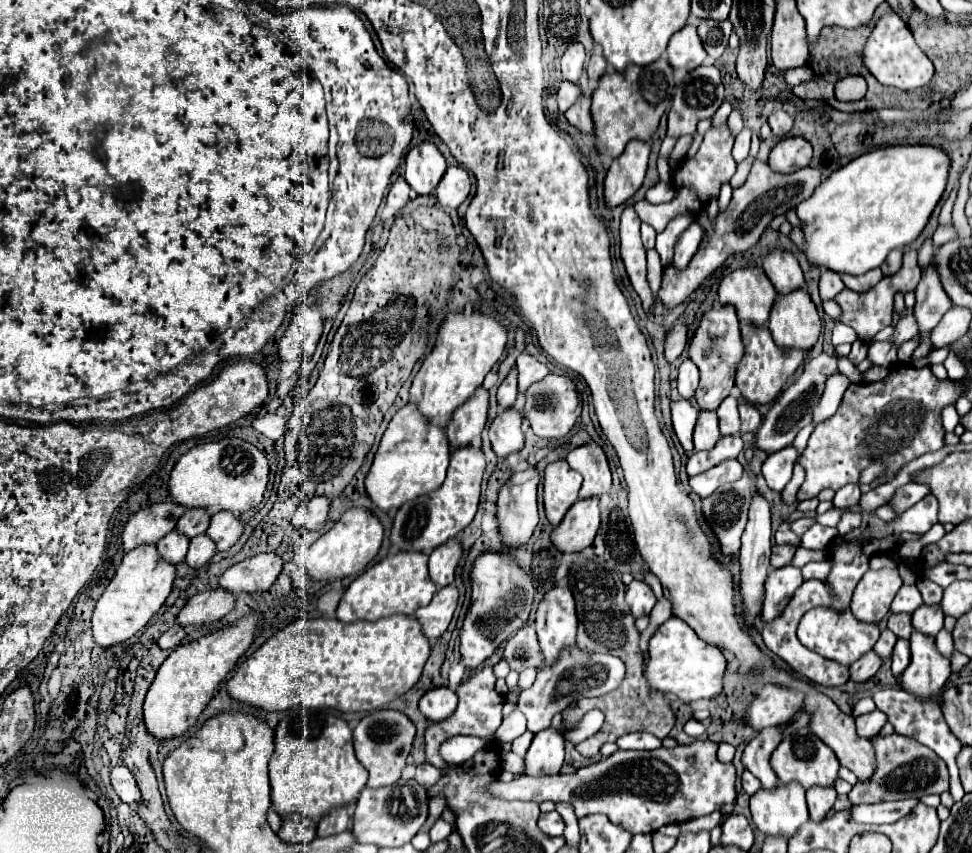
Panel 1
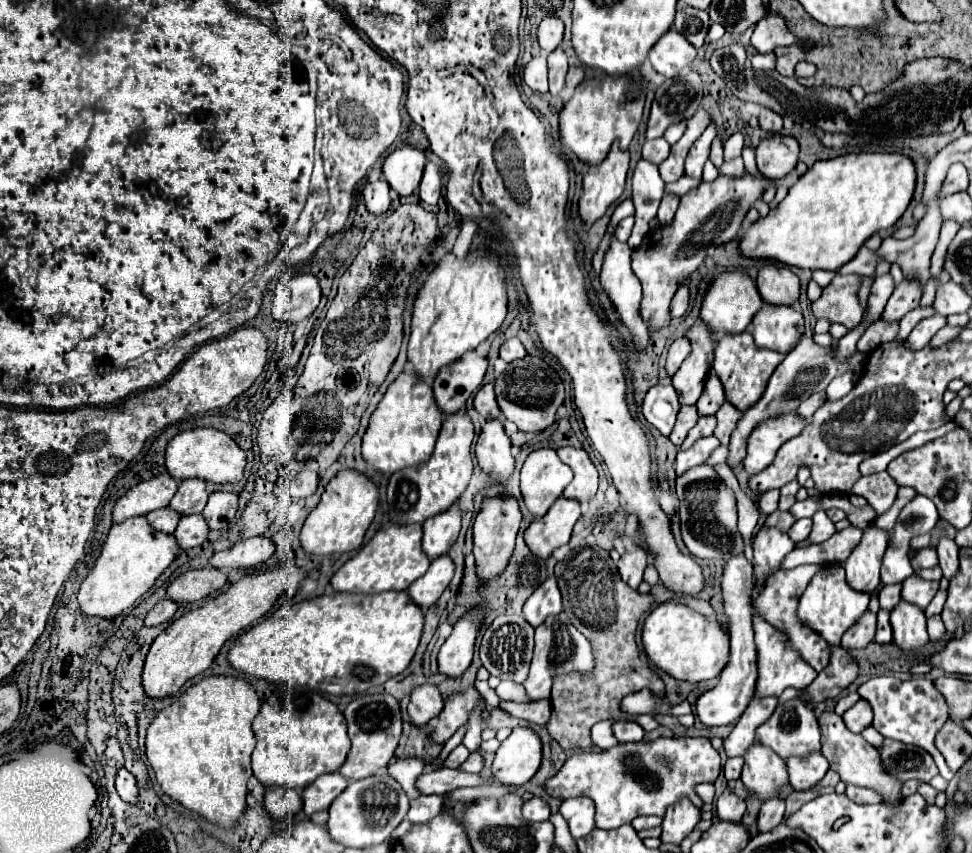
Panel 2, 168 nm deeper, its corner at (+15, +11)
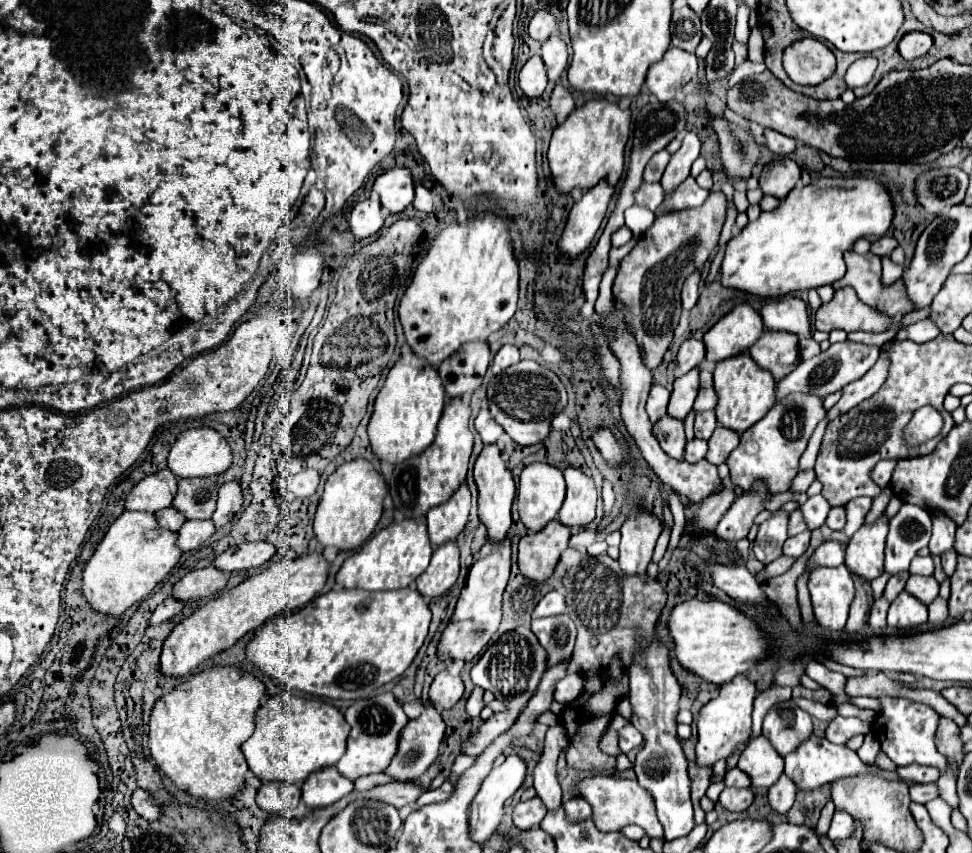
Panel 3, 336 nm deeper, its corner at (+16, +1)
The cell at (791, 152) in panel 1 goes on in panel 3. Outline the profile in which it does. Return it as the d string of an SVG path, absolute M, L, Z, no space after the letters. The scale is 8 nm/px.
M782 158L762 170L760 188L764 194L784 198L796 186L798 180L800 180L800 166L790 158Z

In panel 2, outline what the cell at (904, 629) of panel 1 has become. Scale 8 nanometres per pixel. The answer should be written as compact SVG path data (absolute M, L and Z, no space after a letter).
M893 584L893 586L883 586L881 592L879 592L879 606L881 606L883 610L891 612L891 610L899 604L899 600L901 600L899 594L901 594L901 586L897 586L897 584Z

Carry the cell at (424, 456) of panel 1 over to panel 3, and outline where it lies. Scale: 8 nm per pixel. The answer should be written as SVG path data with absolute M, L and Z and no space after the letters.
M402 348L398 362L390 368L382 390L376 396L374 412L368 424L374 454L380 460L396 464L430 446L436 436L436 424L442 416L444 396L446 394L438 370L424 358L418 358L410 348Z

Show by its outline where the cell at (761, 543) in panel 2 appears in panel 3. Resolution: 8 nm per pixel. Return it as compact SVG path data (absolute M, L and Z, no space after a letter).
M776 510L766 522L760 524L758 536L754 540L754 554L760 562L768 564L782 556L782 544L788 538L788 512Z

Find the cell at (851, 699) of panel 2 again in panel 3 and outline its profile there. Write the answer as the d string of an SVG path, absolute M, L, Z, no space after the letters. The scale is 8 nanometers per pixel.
M838 716L832 720L826 728L826 740L832 744L846 744L852 736L856 734L868 734L870 732L870 722L864 722L860 718L844 718Z

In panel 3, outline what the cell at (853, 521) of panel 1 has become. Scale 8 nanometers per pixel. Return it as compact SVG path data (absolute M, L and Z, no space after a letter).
M832 508L828 518L826 518L826 526L832 530L842 530L846 524L846 510L844 508Z

